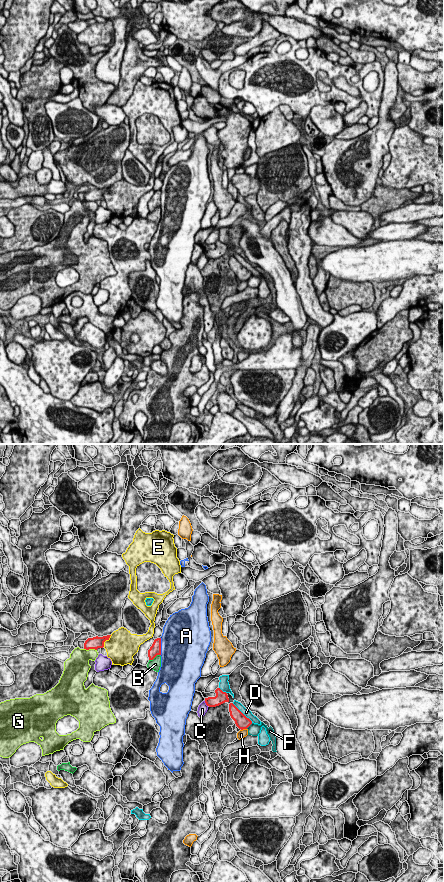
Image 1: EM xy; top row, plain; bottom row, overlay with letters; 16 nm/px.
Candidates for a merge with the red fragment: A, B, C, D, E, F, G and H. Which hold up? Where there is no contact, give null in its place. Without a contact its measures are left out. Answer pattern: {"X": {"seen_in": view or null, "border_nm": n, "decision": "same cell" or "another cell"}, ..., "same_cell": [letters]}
{"A": {"seen_in": "xy", "border_nm": 300, "decision": "another cell"}, "B": {"seen_in": "xy", "border_nm": 200, "decision": "another cell"}, "C": {"seen_in": "xy", "border_nm": 110, "decision": "another cell"}, "D": {"seen_in": "xy", "border_nm": 460, "decision": "another cell"}, "E": {"seen_in": "xy", "border_nm": 240, "decision": "another cell"}, "F": {"seen_in": "xy", "border_nm": 140, "decision": "another cell"}, "G": {"seen_in": "xy", "border_nm": 220, "decision": "another cell"}, "H": {"seen_in": "xy", "border_nm": 100, "decision": "another cell"}, "same_cell": []}

